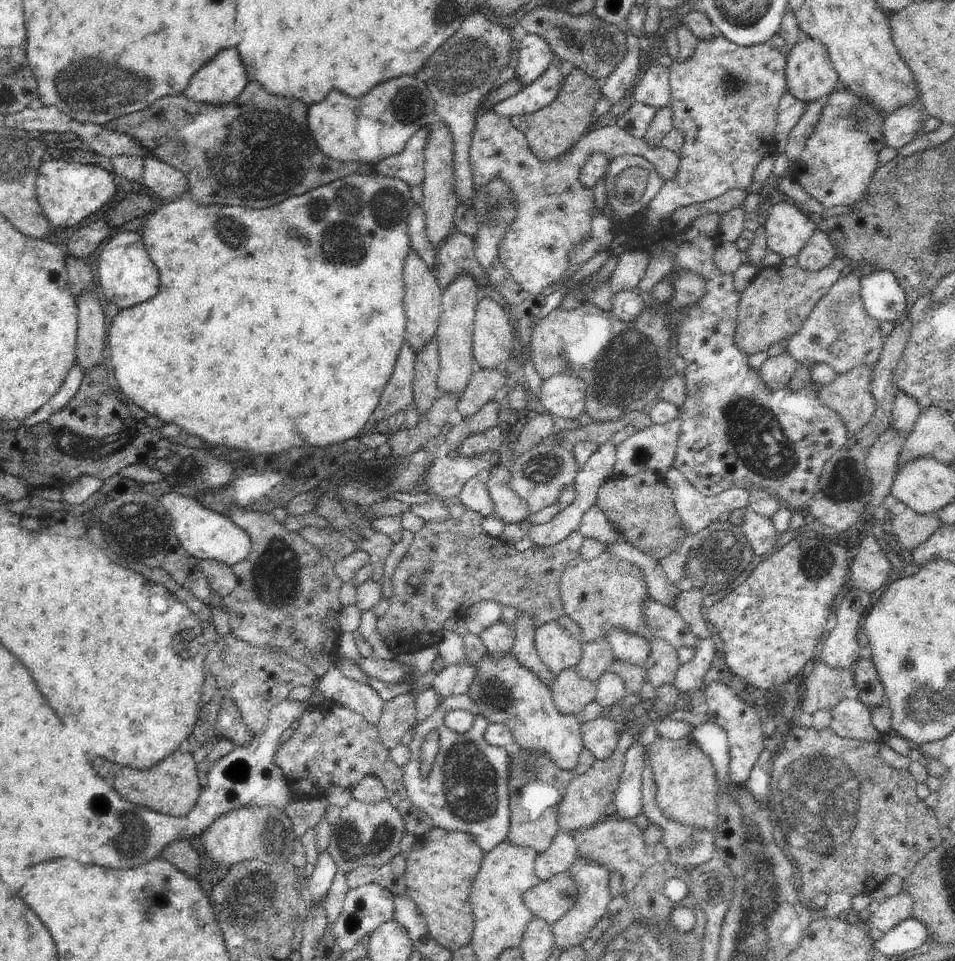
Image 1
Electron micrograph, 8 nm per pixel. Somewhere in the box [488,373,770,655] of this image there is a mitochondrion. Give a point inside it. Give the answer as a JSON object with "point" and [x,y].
{"point":[715,557]}

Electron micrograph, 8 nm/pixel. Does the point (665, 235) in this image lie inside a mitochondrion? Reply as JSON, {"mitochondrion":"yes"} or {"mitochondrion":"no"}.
{"mitochondrion":"no"}

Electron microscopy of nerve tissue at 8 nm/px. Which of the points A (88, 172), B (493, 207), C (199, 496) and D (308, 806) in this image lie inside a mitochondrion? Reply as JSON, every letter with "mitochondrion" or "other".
{"A":"other","B":"mitochondrion","C":"other","D":"other"}

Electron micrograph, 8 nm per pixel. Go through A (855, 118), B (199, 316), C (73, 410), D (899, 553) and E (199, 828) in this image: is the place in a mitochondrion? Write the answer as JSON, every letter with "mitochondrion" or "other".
{"A":"mitochondrion","B":"other","C":"other","D":"other","E":"other"}

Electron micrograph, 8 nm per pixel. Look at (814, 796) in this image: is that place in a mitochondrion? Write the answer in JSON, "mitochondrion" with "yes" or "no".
{"mitochondrion":"yes"}

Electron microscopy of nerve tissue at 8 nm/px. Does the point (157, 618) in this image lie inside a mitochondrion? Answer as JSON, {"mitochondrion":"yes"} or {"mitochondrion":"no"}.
{"mitochondrion":"no"}

